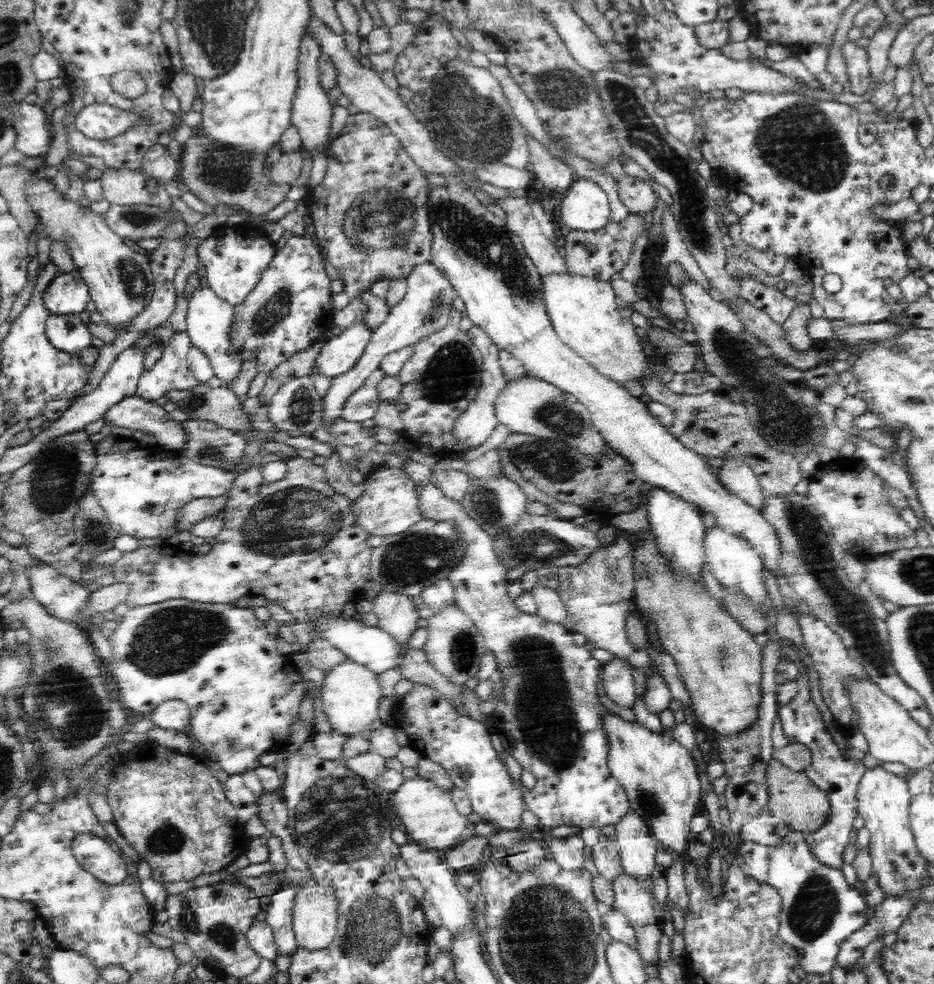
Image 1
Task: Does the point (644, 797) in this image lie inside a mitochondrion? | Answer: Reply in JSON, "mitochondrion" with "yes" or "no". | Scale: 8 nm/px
{"mitochondrion":"yes"}

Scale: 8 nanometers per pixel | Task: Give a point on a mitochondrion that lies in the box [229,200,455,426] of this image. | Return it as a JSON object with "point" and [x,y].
{"point":[269,317]}

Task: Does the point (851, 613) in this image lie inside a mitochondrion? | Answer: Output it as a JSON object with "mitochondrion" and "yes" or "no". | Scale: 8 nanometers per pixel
{"mitochondrion":"yes"}

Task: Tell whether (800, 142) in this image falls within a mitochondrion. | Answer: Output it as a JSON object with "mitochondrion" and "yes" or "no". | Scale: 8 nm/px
{"mitochondrion":"yes"}

